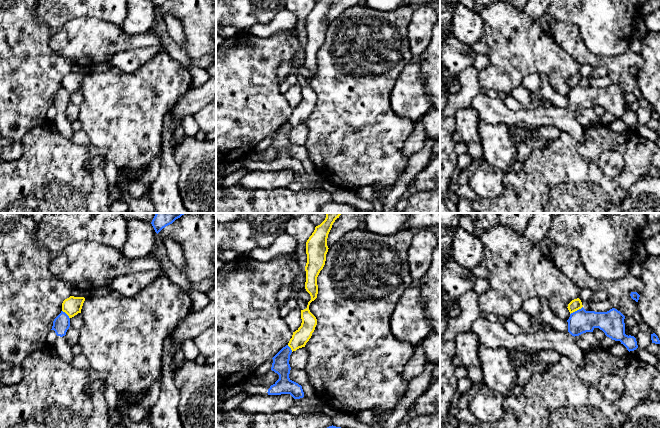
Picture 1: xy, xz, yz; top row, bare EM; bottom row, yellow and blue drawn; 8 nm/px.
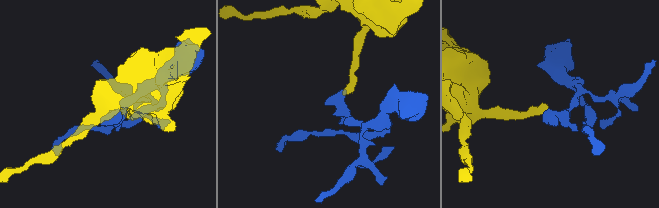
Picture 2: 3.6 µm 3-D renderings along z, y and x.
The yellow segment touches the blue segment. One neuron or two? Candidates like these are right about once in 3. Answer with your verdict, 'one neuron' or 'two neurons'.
two neurons

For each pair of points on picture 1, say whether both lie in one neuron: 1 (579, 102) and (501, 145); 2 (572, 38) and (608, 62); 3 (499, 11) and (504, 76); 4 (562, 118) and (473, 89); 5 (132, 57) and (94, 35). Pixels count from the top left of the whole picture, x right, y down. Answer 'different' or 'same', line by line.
1: different
2: same
3: same
4: different
5: different

